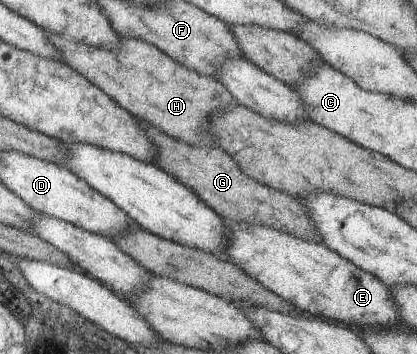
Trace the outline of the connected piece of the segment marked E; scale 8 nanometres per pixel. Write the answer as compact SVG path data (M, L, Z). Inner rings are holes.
M226 221L229 224L227 260L243 268L249 276L257 278L261 284L291 302L299 311L359 329L386 328L388 324L394 327L392 324L400 323L391 287L328 249L325 243L295 238L291 234L273 230L273 227L245 227Z

